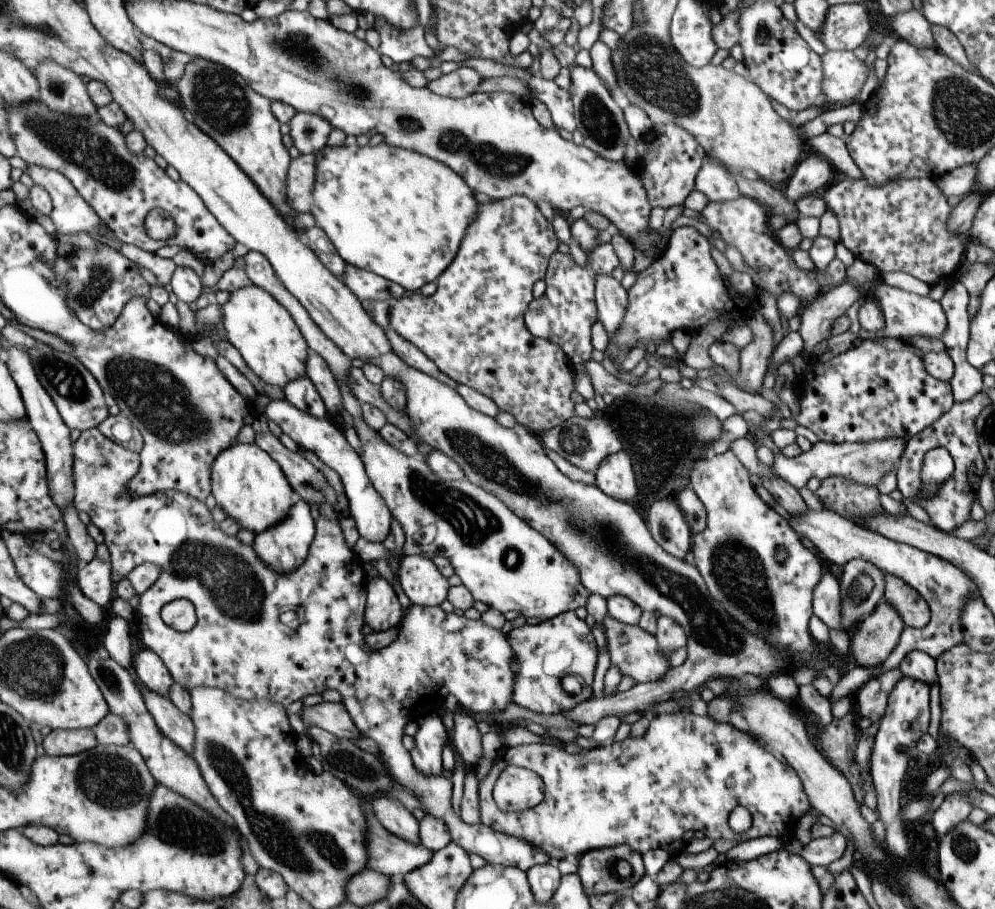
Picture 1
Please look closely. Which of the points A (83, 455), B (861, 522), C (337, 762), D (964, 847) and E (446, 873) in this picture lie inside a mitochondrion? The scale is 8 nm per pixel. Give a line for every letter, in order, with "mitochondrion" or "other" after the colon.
A: other
B: other
C: mitochondrion
D: mitochondrion
E: mitochondrion

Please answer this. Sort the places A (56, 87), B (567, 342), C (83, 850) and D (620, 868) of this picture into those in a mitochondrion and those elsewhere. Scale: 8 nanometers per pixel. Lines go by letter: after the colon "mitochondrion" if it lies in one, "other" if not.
A: mitochondrion
B: other
C: other
D: mitochondrion

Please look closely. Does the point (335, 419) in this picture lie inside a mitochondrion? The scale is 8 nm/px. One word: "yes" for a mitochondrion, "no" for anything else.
no

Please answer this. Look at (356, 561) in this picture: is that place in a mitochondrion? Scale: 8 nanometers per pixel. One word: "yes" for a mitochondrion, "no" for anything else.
no

